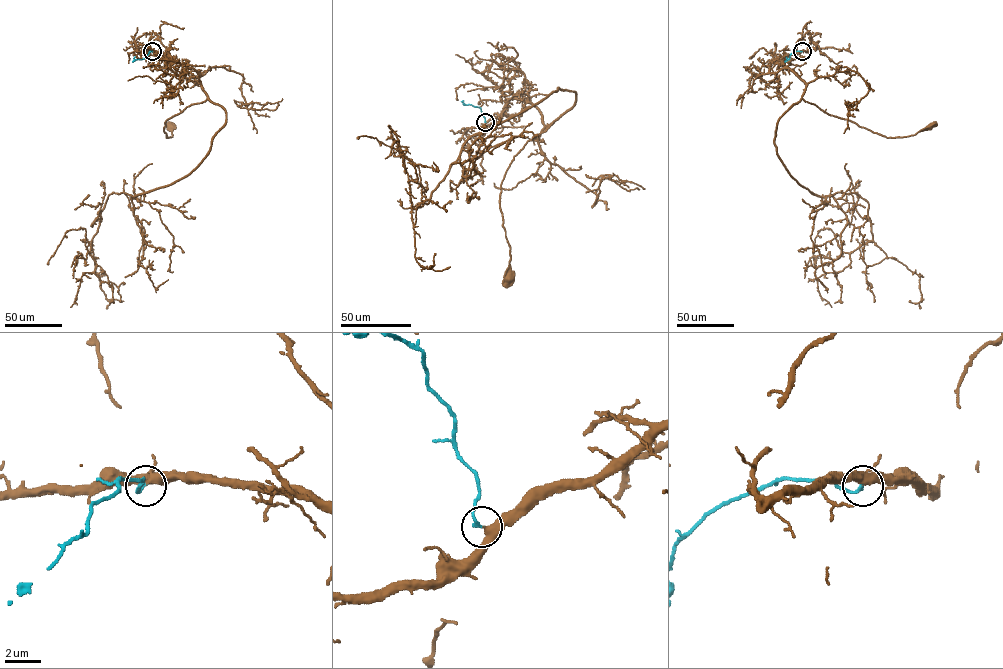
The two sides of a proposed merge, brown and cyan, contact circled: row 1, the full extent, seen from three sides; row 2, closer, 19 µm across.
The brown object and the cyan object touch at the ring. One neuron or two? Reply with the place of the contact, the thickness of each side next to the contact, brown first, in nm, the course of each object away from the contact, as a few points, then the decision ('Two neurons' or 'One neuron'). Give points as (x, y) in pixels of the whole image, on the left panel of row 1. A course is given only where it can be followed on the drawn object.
Place: (152, 51). Thickness 260 nm (brown) against 180 nm. Course of brown: (152, 51), (162, 51), (192, 67), (207, 96), (165, 122), (166, 137), (172, 136), (170, 126). Course of cyan: (152, 51), (133, 62). One neuron

